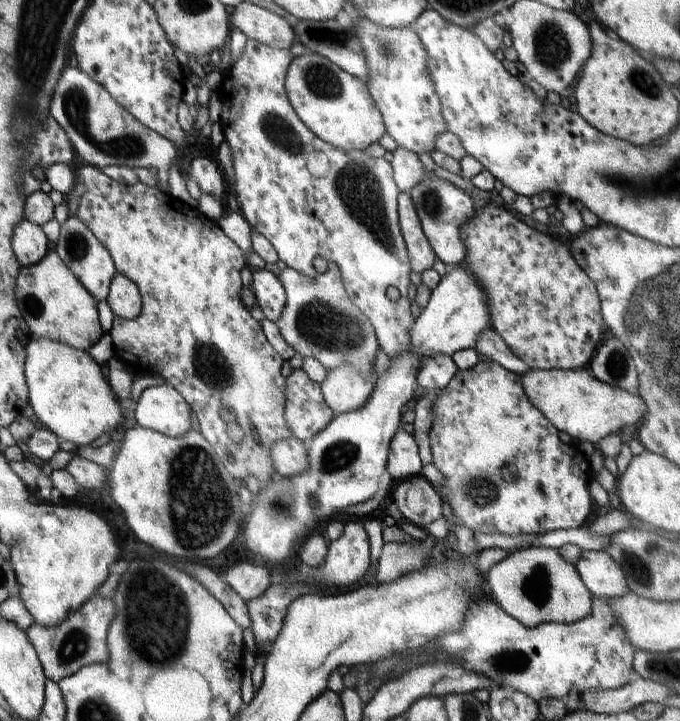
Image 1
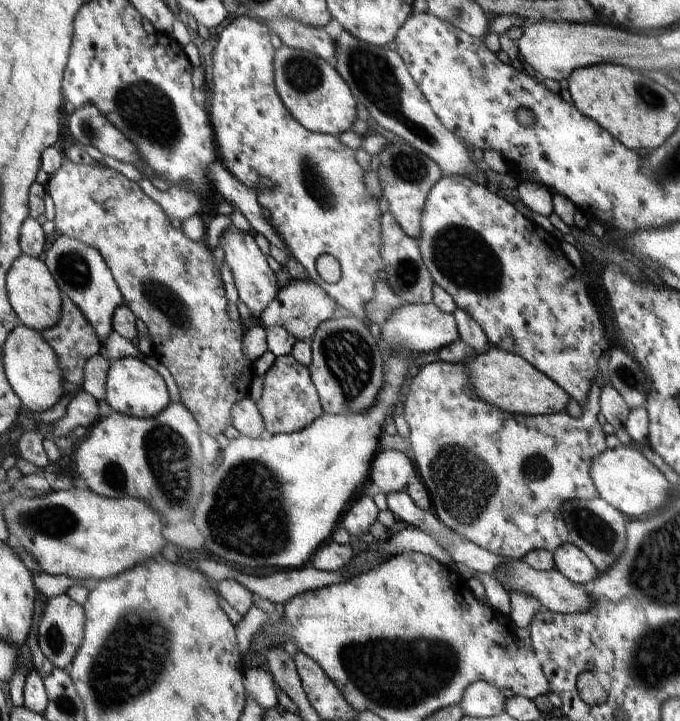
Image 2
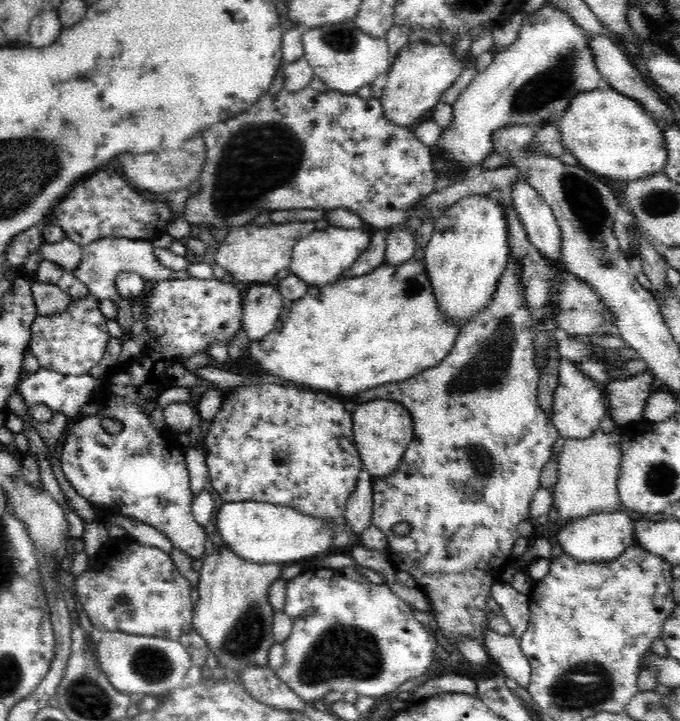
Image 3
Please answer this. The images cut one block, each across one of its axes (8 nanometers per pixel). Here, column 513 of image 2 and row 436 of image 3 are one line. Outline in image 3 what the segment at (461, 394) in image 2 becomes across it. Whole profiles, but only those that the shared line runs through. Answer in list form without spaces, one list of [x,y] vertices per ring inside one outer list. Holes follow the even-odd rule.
[[[509,256],[507,265],[500,282],[495,286],[495,293],[492,295],[491,301],[461,328],[460,334],[456,338],[452,350],[450,350],[450,354],[442,362],[406,380],[389,382],[356,395],[358,396],[356,398],[357,403],[368,402],[372,399],[392,399],[400,402],[409,411],[413,419],[413,439],[404,451],[400,464],[389,475],[372,479],[372,525],[383,530],[387,536],[389,549],[386,550],[386,553],[389,556],[389,560],[392,561],[395,570],[409,572],[414,578],[416,586],[429,598],[434,617],[436,617],[432,623],[433,629],[440,629],[439,631],[442,632],[444,638],[451,645],[458,645],[463,639],[469,637],[485,645],[483,633],[489,630],[489,614],[486,611],[488,610],[488,604],[486,602],[488,602],[488,596],[491,596],[491,586],[499,578],[503,568],[508,564],[508,560],[512,558],[513,544],[521,537],[516,528],[518,528],[518,524],[522,520],[530,518],[530,504],[534,492],[541,487],[542,469],[558,451],[561,442],[559,432],[551,420],[551,416],[541,409],[537,397],[539,374],[538,369],[536,369],[536,363],[534,363],[536,351],[534,351],[534,329],[532,329],[536,320],[536,313],[530,311],[530,307],[526,303],[526,293],[524,293],[524,287],[522,287],[522,266],[520,261],[514,261],[512,256]],[[400,522],[406,522],[410,526],[408,534],[400,536],[394,533],[394,526],[400,524]]]

